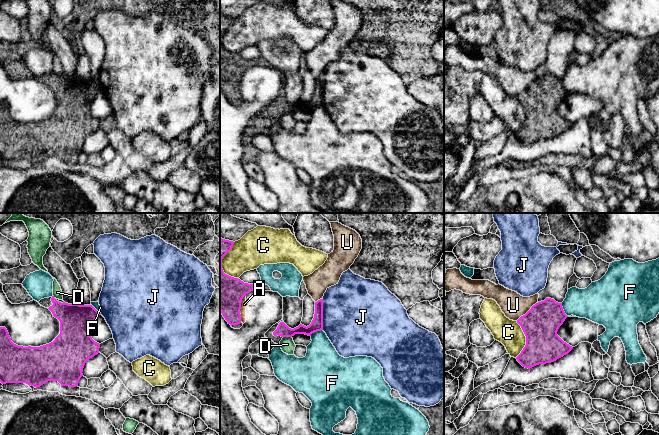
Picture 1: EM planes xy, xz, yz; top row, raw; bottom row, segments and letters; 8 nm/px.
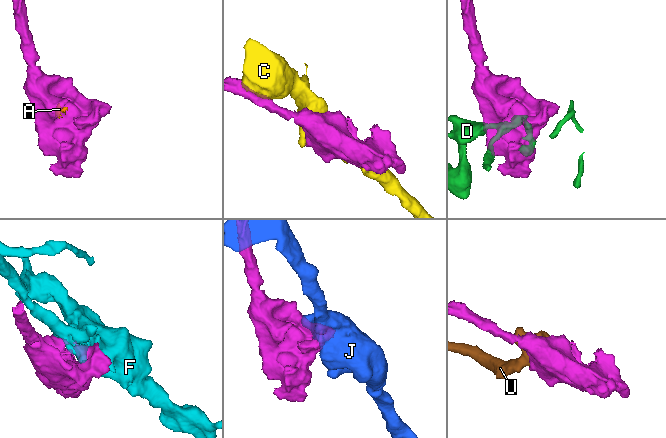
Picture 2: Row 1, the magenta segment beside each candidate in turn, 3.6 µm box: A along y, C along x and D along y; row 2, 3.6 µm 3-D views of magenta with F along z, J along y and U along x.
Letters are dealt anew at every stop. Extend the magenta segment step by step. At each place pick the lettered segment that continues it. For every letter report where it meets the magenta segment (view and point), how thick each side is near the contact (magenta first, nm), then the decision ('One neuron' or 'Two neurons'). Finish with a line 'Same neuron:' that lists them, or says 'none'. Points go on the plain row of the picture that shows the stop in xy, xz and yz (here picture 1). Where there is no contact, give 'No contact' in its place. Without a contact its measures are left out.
A: Touches magenta at xz (240, 84). Thickness 300 nm (magenta) against 60 nm. Two neurons
C: Touches magenta at yz (526, 115). Thickness 300 nm (magenta) against 200 nm. Two neurons
D: Touches magenta at xz (287, 112). Thickness 100 nm (magenta) against 120 nm. Two neurons
F: Touches magenta at xz (316, 107). Thickness 100 nm (magenta) against 280 nm. Two neurons
J: Touches magenta at xz (322, 90). Thickness 100 nm (magenta) against 500 nm. Two neurons
U: Touches magenta at yz (528, 87). Thickness 300 nm (magenta) against 200 nm. Two neurons
Same neuron: none

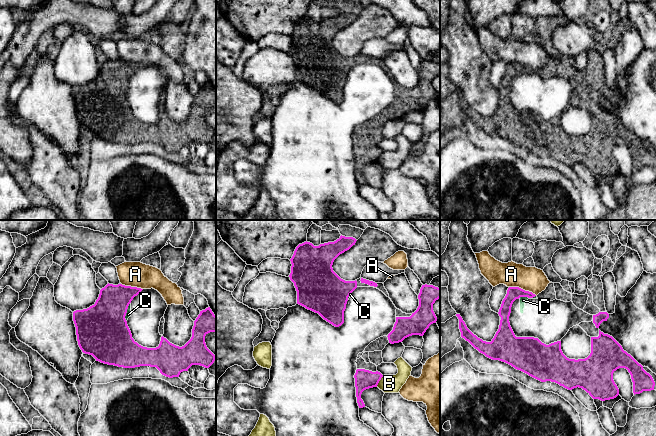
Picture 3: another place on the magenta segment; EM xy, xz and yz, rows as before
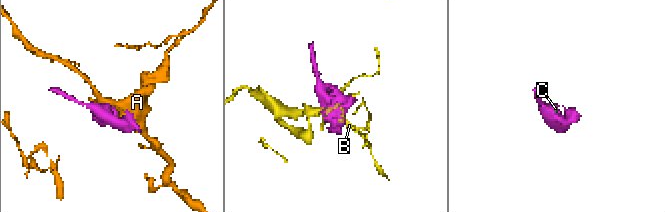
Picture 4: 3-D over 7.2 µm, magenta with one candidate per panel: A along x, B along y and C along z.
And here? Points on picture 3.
A: Touches magenta at yz (522, 65). Thickness 110 nm (magenta) against 200 nm. Two neurons
B: Touches magenta at xz (379, 156). Thickness 160 nm (magenta) against 140 nm. Two neurons
C: Touches magenta at xy (126, 88). Thickness 420 nm (magenta) against 50 nm. Two neurons
Same neuron: none

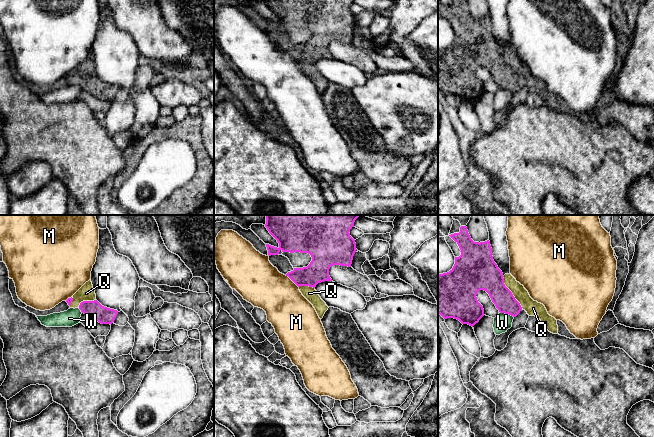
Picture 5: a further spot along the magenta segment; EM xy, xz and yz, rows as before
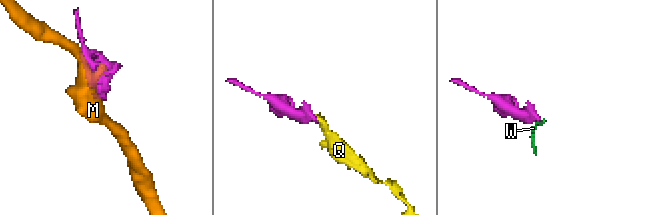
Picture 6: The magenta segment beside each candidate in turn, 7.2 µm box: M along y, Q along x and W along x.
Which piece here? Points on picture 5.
M: Touches magenta at xz (292, 56). Thickness 180 nm (magenta) against 340 nm. Two neurons
Q: Touches magenta at yz (511, 68). Thickness 240 nm (magenta) against 120 nm. One neuron
W: Touches magenta at yz (506, 89). Thickness 170 nm (magenta) against 140 nm. Two neurons
Same neuron: Q

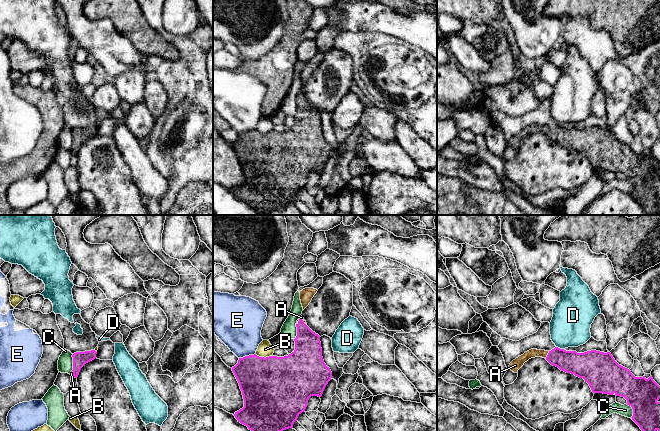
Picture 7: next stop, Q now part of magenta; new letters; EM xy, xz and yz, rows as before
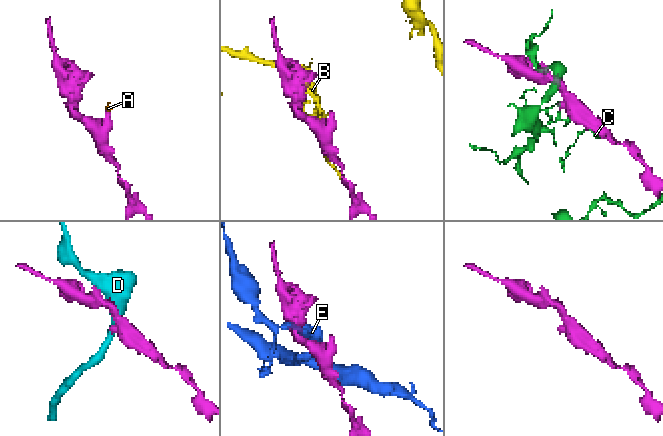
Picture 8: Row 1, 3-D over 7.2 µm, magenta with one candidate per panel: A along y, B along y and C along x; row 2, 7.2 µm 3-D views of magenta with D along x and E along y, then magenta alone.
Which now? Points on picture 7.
A: Touches magenta at yz (547, 131). Thickness 180 nm (magenta) against 80 nm. One neuron
B: Touches magenta at xz (263, 133). Thickness 480 nm (magenta) against 120 nm. Two neurons
C: Touches magenta at xy (73, 138). Thickness 110 nm (magenta) against 130 nm. Two neurons
D: Touches magenta at yz (559, 124). Thickness 220 nm (magenta) against 320 nm. Two neurons
E: Touches magenta at xz (247, 132). Thickness 400 nm (magenta) against 360 nm. Two neurons
Same neuron: A

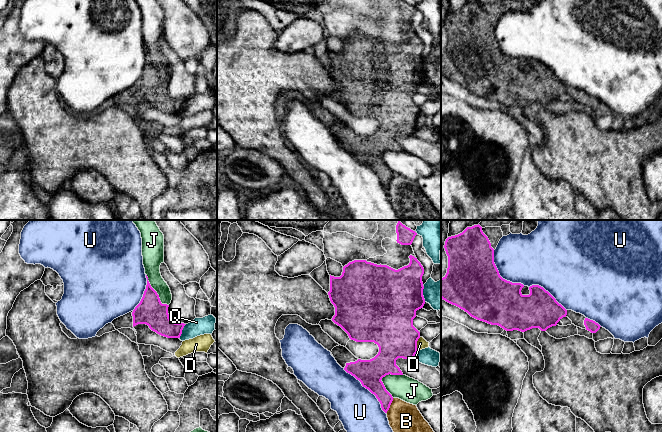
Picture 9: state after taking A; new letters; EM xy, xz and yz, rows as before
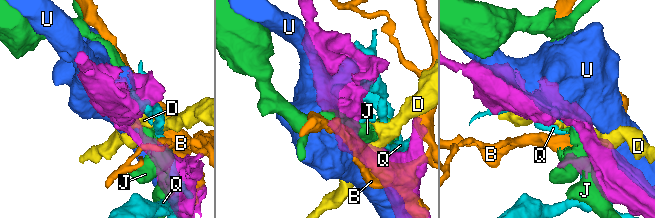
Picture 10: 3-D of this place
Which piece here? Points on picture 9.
B: Touches magenta at xz (389, 182). Thickness 140 nm (magenta) against 280 nm. Two neurons
D: Touches magenta at xz (416, 120). Thickness 360 nm (magenta) against 80 nm. Two neurons
J: Touches magenta at xz (382, 153). Thickness 200 nm (magenta) against 190 nm. Two neurons
Q: Touches magenta at xz (422, 70). Thickness 460 nm (magenta) against 220 nm. Two neurons
U: Touches magenta at xz (367, 164). Thickness 200 nm (magenta) against 340 nm. Two neurons
Same neuron: none

